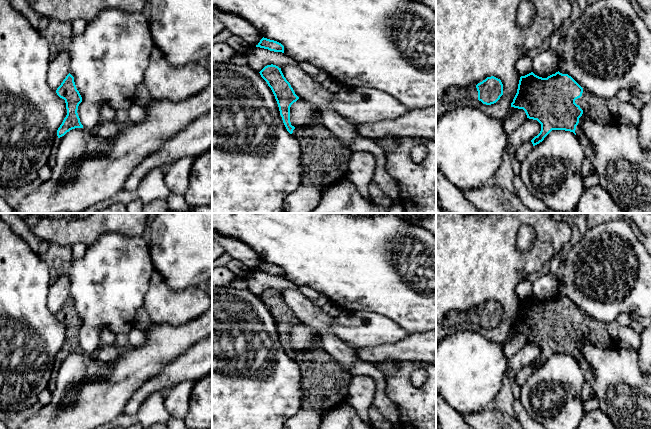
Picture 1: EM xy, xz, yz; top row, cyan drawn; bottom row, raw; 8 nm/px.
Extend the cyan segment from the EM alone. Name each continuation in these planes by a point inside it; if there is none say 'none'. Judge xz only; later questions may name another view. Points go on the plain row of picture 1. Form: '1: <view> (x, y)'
1: xz (322, 396)

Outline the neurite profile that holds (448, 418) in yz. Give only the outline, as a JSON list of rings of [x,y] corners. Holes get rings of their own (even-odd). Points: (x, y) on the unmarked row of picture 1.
[[[437,393],[436,418],[440,429],[473,429],[466,423],[463,415],[449,406]]]

